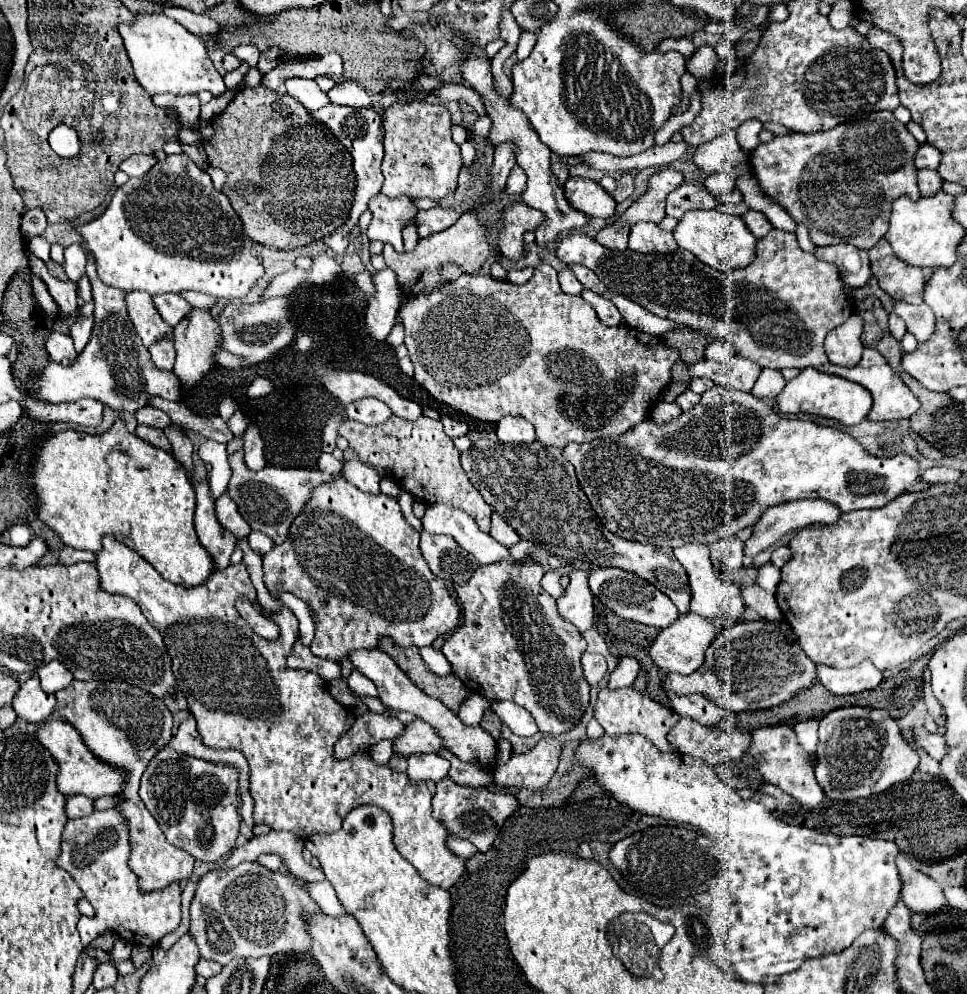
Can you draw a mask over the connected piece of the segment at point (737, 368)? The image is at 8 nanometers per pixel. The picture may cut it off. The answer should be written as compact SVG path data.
M730 358L728 362L712 362L712 360L700 360L692 366L686 366L684 362L678 362L676 368L672 370L672 380L684 380L690 382L696 376L706 376L714 384L726 386L726 388L736 388L742 392L750 392L756 378L760 376L762 366L748 360L748 358Z

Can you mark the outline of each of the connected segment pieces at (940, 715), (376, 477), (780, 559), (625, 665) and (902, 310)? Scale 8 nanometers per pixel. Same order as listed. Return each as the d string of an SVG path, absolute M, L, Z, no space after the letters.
M924 670L924 700L926 700L926 708L928 712L934 716L938 726L944 726L944 710L940 706L940 702L934 698L932 694L932 686L930 686L930 670Z
M344 460L342 464L344 478L358 486L364 492L378 494L380 492L380 472L360 460Z
M788 546L776 548L776 550L772 552L772 558L770 558L770 562L772 562L774 566L778 566L778 568L782 568L788 560L790 560L790 550L788 550Z
M620 658L616 670L610 674L610 688L628 688L634 684L638 676L638 660L636 658Z
M894 302L894 314L898 314L906 322L908 332L914 334L918 342L926 342L928 338L932 338L936 318L932 310L928 310L928 306L924 304L912 306L906 302Z

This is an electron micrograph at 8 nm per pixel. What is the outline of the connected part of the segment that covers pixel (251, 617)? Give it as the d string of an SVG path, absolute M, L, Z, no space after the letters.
M240 598L240 602L236 602L236 608L240 610L240 616L246 618L246 622L250 622L250 626L252 626L252 630L254 630L256 634L260 634L260 636L266 638L266 640L278 638L278 634L280 634L278 626L274 626L272 620L264 618L258 610L254 610L254 606L248 604L246 598Z

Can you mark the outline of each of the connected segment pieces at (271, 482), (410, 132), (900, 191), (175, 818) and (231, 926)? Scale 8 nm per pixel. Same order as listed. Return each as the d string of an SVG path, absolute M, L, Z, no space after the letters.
M238 450L228 458L232 466L232 478L228 482L228 494L236 502L238 512L250 524L252 530L258 530L274 540L274 544L282 544L288 536L288 528L296 514L304 508L314 486L322 484L330 478L330 474L322 474L318 468L278 468L278 466L264 466L260 472L252 472L246 468L244 452Z
M406 102L392 104L382 114L384 124L384 186L382 192L390 198L406 194L410 198L444 198L448 186L456 186L456 174L462 166L460 148L452 140L452 120L442 104Z
M872 112L866 118L844 122L828 132L774 136L770 142L758 144L758 148L750 154L750 166L762 190L772 196L798 224L822 228L822 238L812 238L814 244L832 246L842 242L860 250L870 250L888 232L890 218L884 218L884 214L892 208L892 202L900 196L910 196L912 200L920 198L916 180L918 168L914 166L918 146L916 138L894 118L892 112Z
M170 746L162 748L148 764L140 798L158 820L168 842L186 850L196 860L218 862L230 854L238 838L238 770L178 754Z
M242 862L232 870L214 870L200 878L196 898L190 906L190 934L200 948L200 956L222 966L236 956L260 958L278 952L300 954L310 948L302 918L304 910L316 912L320 908L298 880L272 872L258 862Z

